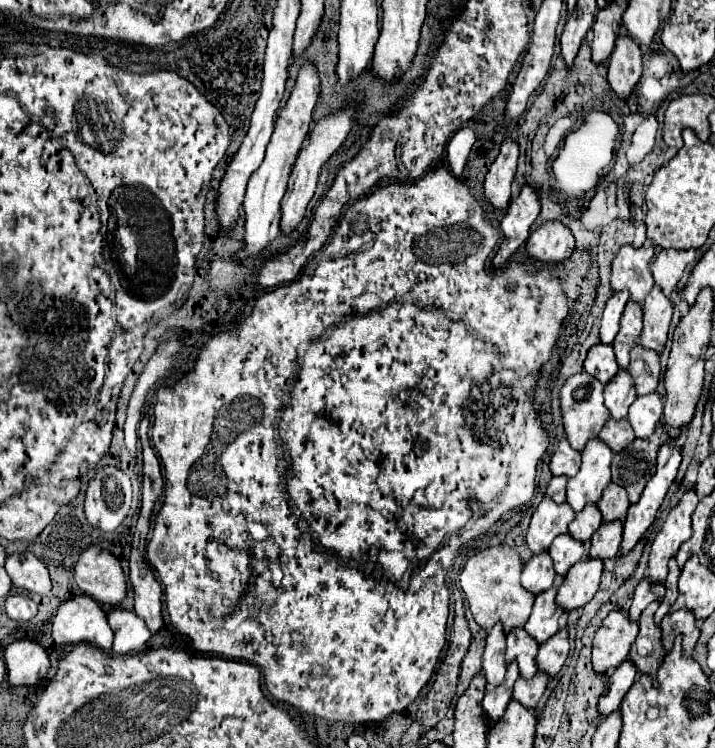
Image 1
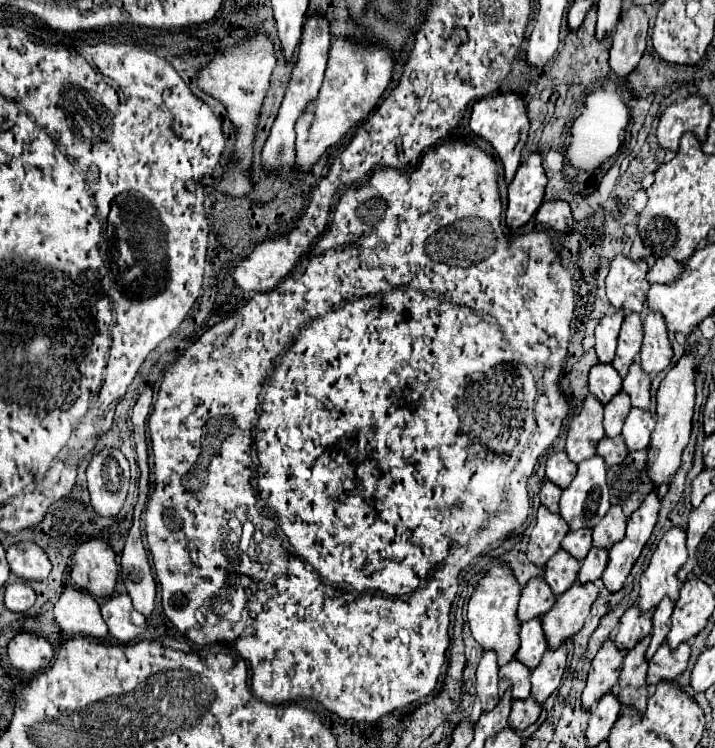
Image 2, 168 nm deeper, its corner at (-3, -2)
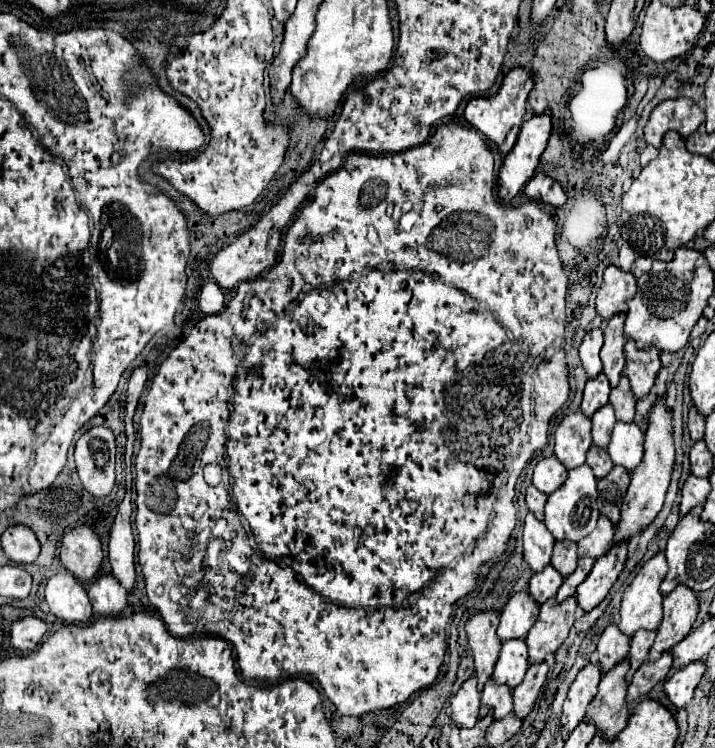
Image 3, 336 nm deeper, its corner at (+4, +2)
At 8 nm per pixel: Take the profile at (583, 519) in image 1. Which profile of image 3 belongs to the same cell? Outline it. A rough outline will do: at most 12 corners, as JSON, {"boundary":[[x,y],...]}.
{"boundary":[[557,541],[551,565],[561,575],[577,567],[577,543]]}

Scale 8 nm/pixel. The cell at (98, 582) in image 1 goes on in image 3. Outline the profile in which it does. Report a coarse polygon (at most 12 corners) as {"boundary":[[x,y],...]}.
{"boundary":[[89,527],[69,531],[59,559],[81,583],[99,575],[103,549]]}

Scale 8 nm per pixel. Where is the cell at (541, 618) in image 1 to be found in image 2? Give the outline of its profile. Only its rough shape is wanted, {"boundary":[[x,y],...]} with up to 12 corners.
{"boundary":[[540,619],[522,623],[516,659],[530,667],[540,663],[546,639]]}

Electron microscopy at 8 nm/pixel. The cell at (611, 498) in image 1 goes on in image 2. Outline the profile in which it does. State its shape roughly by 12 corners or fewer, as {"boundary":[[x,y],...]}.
{"boundary":[[618,505],[592,529],[592,545],[610,549],[626,533]]}

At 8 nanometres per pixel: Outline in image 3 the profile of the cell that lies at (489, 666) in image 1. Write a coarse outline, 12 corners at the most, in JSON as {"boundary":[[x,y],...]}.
{"boundary":[[471,675],[451,699],[453,721],[473,727],[479,719],[481,691]]}

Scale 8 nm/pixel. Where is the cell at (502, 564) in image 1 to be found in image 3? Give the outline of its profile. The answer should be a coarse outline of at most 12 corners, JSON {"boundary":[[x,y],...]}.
{"boundary":[[499,611],[471,615],[465,633],[479,687],[493,675],[501,639]]}

